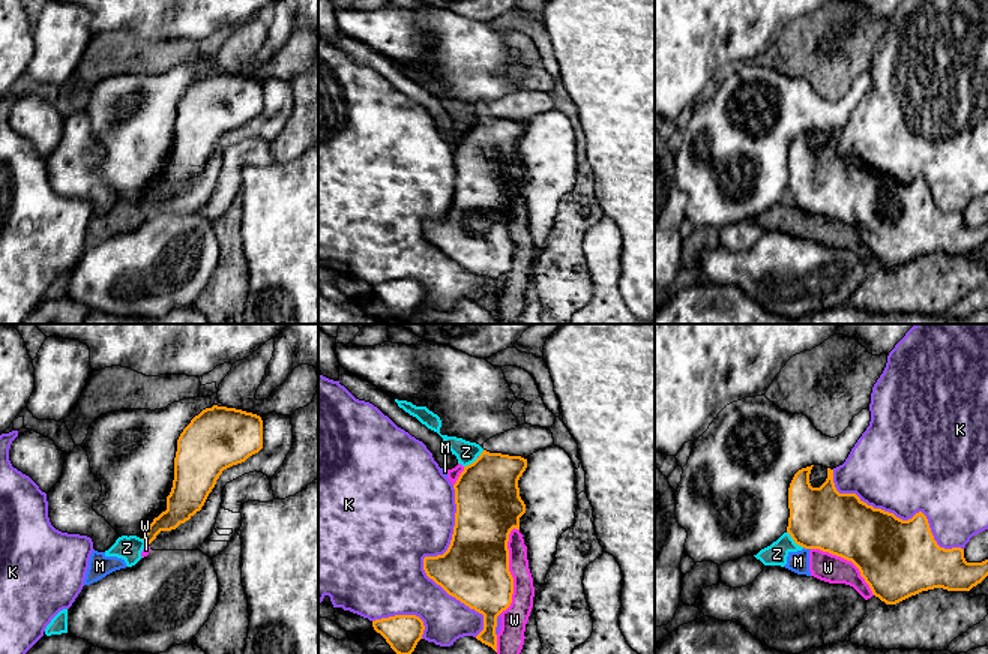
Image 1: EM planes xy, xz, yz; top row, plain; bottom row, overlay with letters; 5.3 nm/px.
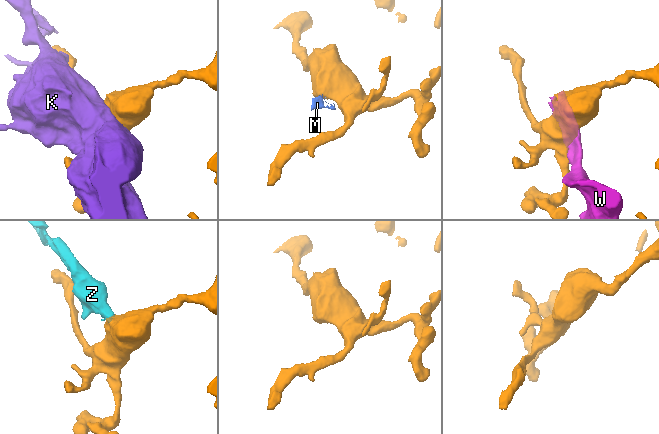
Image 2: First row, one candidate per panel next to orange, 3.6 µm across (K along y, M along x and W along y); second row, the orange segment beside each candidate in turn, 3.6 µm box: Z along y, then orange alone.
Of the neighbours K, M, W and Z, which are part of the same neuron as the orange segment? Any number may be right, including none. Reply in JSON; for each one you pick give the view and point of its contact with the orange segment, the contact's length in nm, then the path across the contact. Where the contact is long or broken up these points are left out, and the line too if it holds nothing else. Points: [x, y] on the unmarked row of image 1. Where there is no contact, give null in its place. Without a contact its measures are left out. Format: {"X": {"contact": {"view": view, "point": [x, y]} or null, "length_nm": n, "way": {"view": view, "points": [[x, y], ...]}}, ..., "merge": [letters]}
{"merge": []}

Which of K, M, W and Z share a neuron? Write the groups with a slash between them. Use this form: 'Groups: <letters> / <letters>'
Groups: K / M W Z

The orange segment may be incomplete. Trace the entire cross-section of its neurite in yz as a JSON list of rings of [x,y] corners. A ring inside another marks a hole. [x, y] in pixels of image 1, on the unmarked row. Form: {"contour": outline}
{"contour": [[[812,130],[799,134],[790,147],[787,196],[805,213],[820,213],[851,225],[872,258],[886,268],[896,268],[934,252],[970,255],[988,240],[988,224],[967,226],[964,213],[940,212],[922,176],[902,184],[893,177],[868,170],[856,158],[839,158],[830,132],[826,146],[820,152],[812,152],[809,147]]]}

